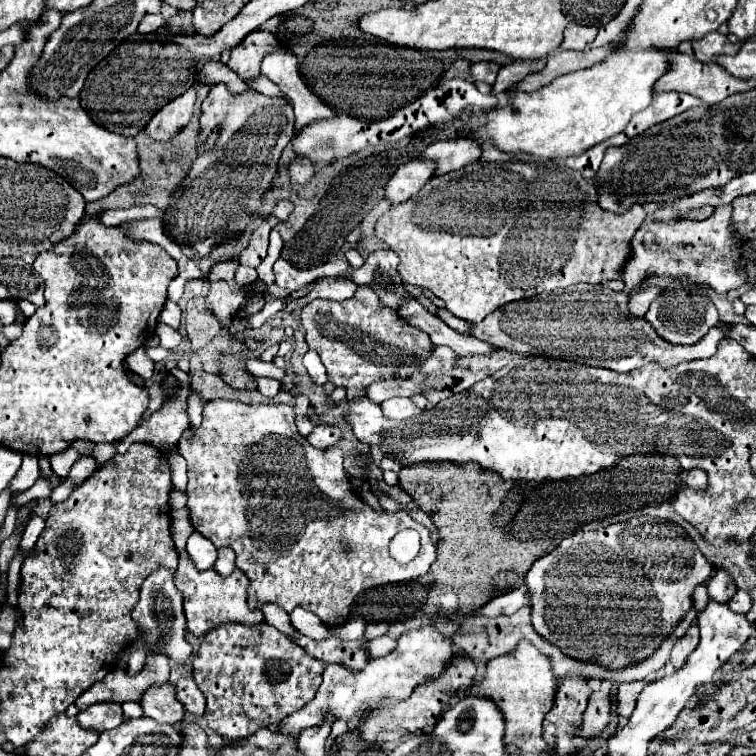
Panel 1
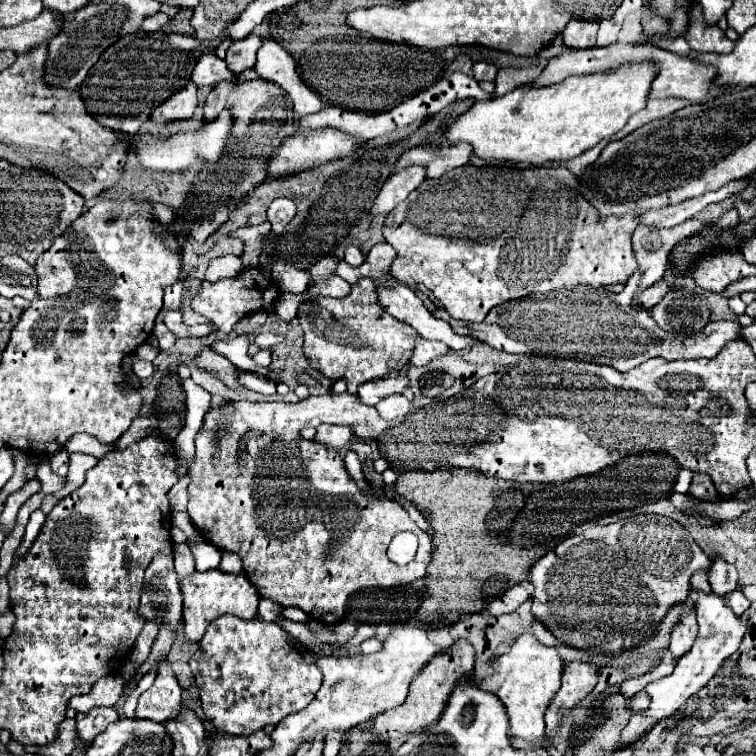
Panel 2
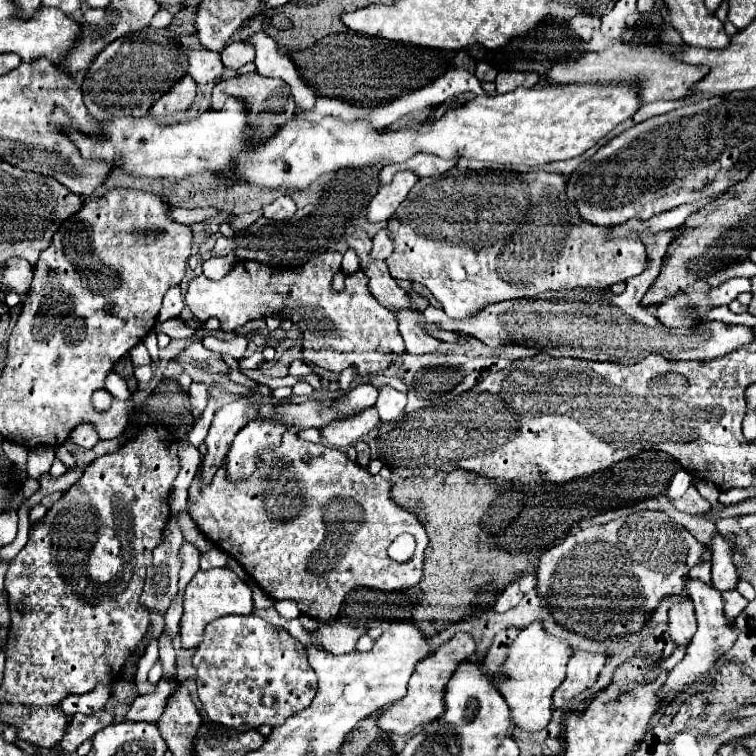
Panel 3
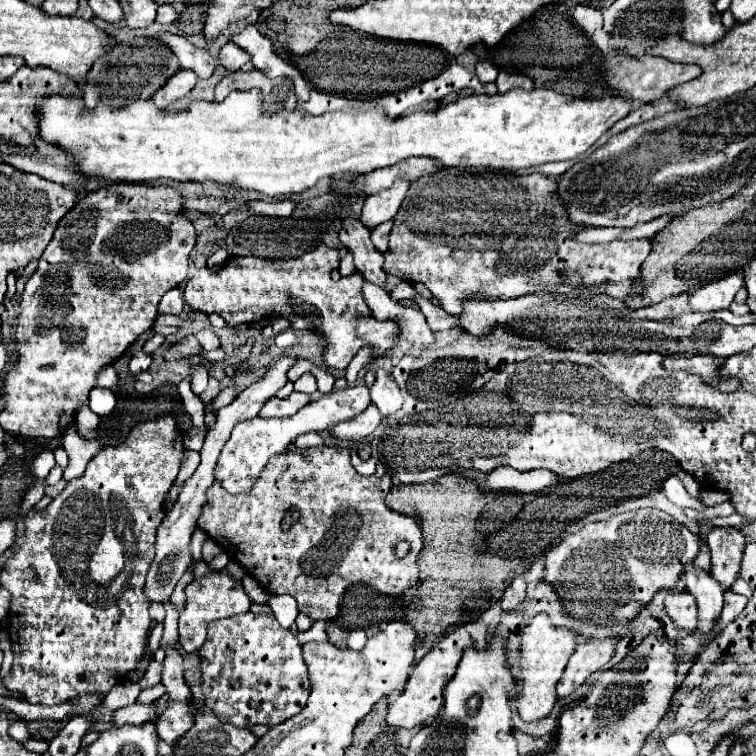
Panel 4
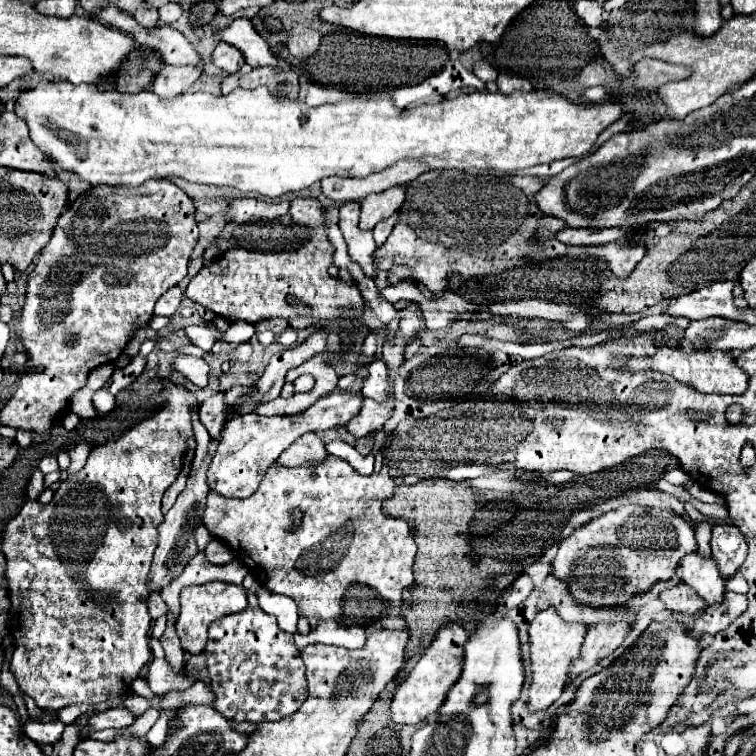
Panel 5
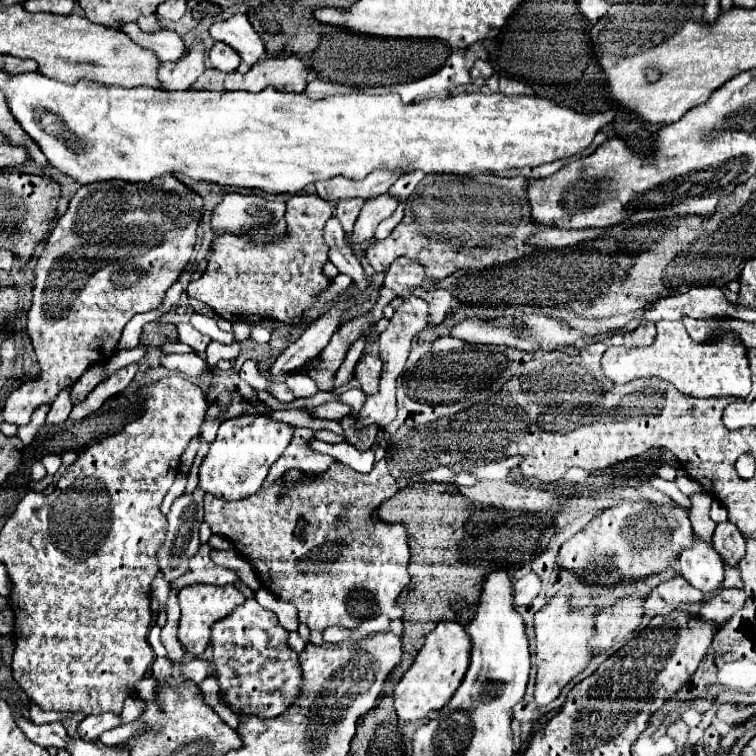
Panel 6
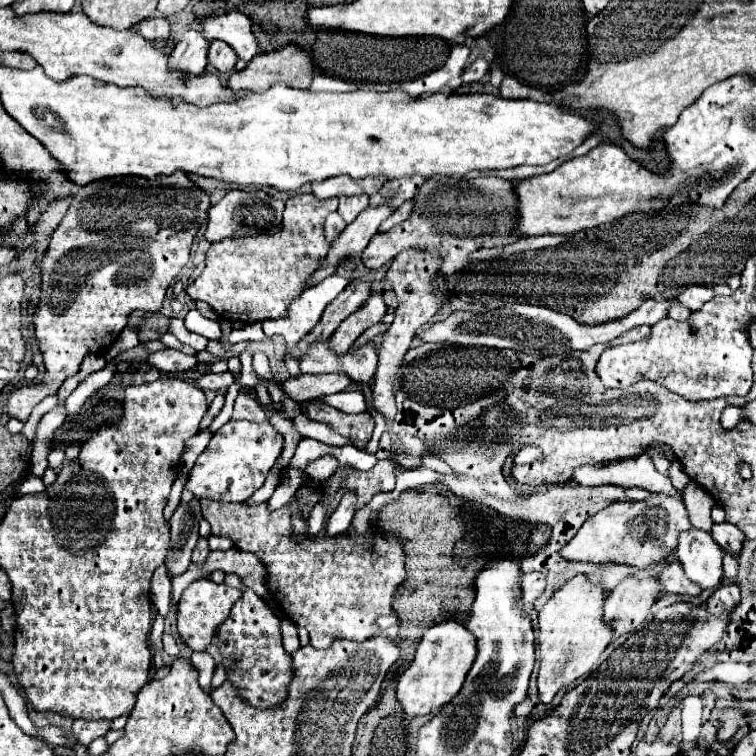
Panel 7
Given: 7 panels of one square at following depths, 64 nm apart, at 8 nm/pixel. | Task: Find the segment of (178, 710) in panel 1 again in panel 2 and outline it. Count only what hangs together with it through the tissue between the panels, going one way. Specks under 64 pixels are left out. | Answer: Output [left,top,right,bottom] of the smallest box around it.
[136,656,182,722]

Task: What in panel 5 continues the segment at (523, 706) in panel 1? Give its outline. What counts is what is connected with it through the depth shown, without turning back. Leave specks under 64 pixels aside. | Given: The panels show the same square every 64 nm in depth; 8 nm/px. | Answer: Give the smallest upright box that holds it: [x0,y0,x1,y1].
[528,606,588,710]

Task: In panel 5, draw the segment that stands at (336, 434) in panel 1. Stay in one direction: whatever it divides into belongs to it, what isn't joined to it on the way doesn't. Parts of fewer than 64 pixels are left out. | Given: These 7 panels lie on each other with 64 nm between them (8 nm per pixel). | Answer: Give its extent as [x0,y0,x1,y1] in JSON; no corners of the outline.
[344,394,394,438]

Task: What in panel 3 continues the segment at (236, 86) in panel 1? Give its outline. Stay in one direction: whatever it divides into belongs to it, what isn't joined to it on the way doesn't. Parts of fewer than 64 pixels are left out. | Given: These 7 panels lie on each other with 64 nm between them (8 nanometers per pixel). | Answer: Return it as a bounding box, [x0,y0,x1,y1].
[178,44,222,82]

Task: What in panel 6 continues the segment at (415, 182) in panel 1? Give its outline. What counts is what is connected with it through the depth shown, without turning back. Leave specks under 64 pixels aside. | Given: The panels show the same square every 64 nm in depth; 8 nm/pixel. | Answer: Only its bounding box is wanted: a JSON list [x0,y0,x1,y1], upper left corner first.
[346,194,398,246]

